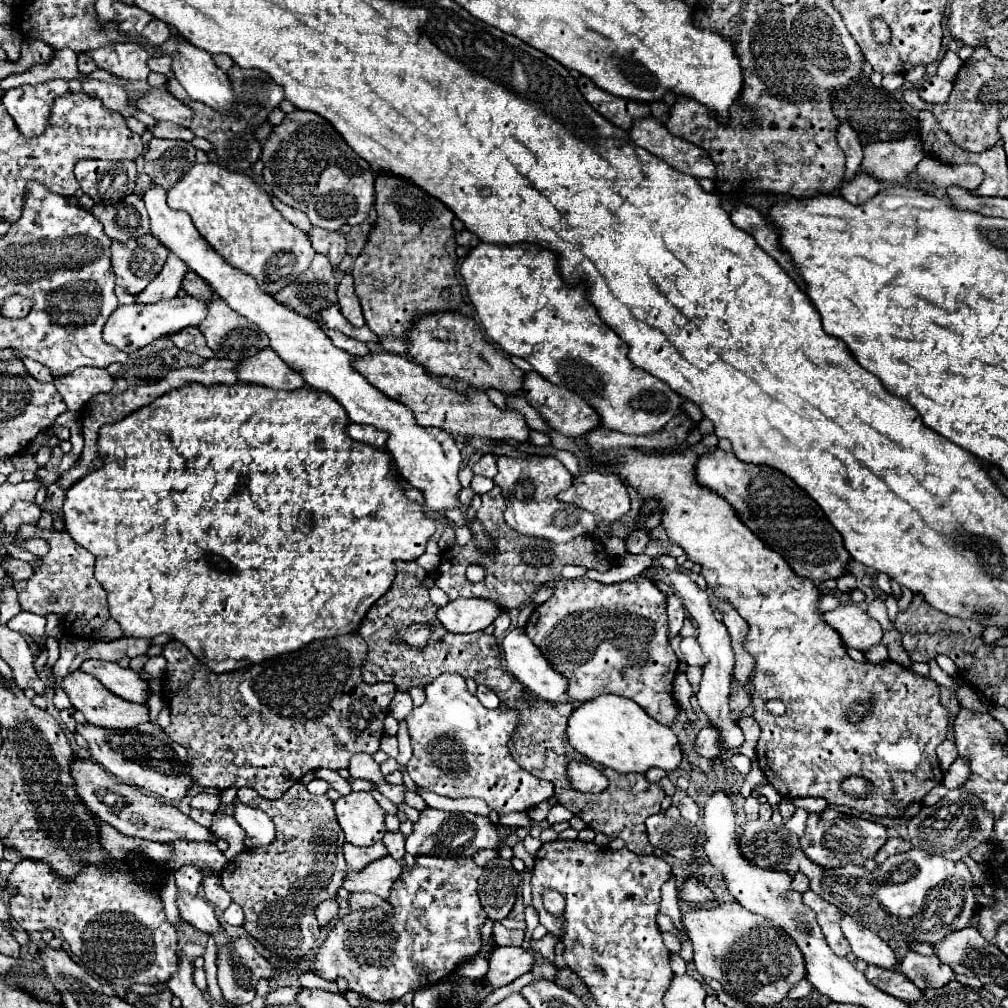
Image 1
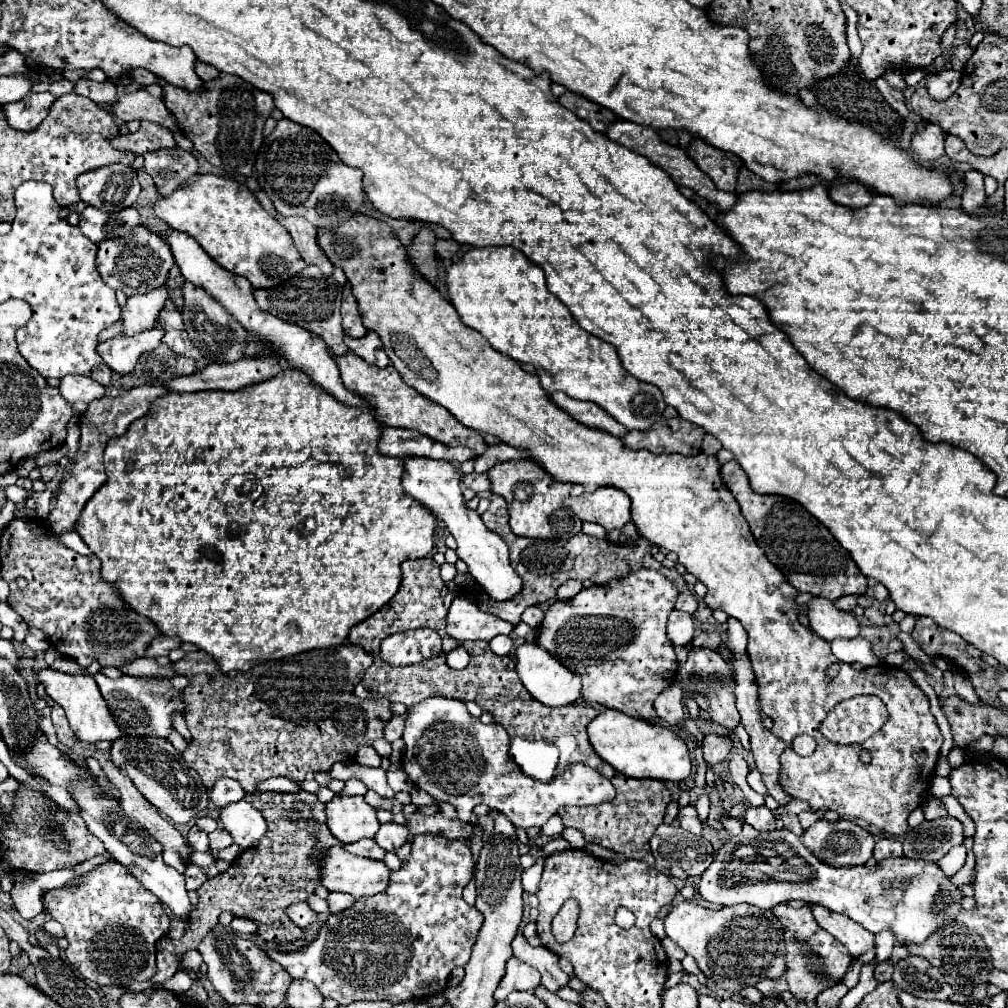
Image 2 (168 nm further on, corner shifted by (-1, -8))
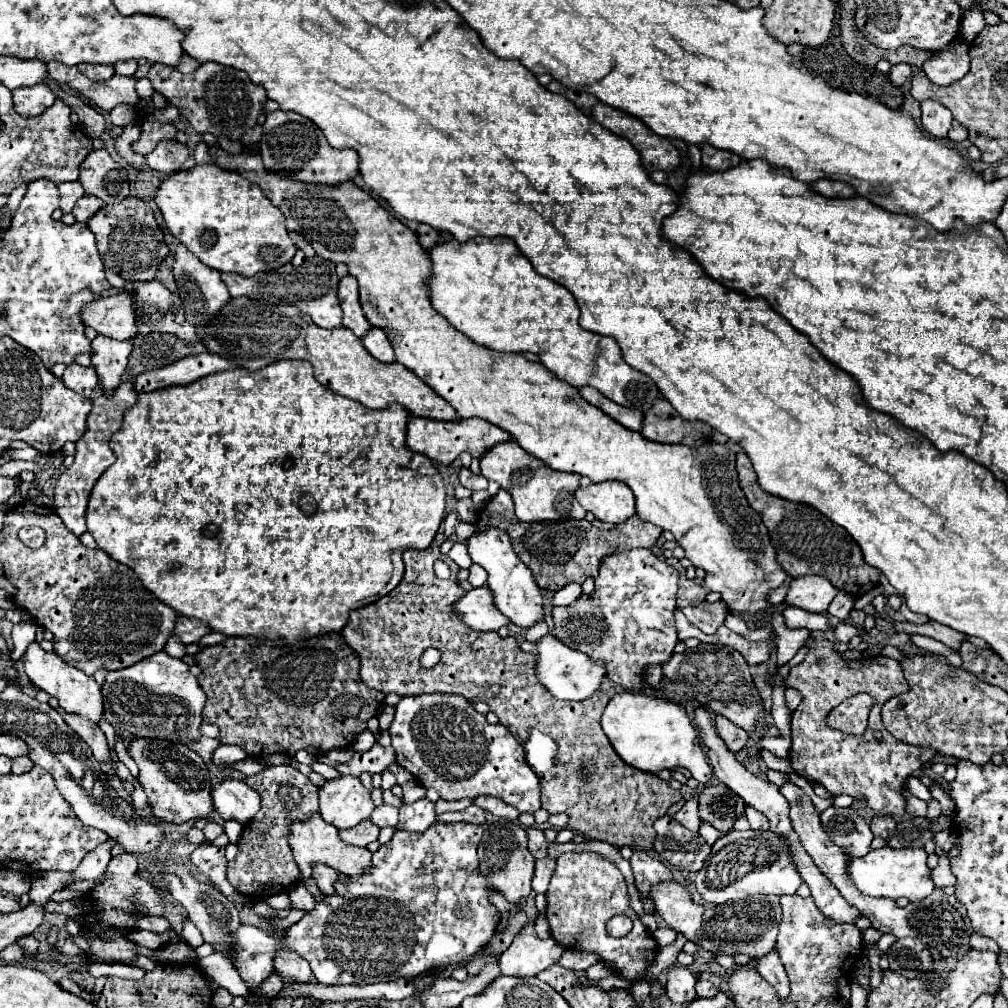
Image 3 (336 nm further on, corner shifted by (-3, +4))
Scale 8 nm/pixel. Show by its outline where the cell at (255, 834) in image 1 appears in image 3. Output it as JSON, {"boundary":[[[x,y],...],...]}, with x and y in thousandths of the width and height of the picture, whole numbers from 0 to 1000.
{"boundary":[[[231,773],[219,775],[209,783],[209,791],[215,807],[223,814],[233,813],[239,818],[247,816],[259,803],[257,787],[249,783],[243,775],[231,775]]]}

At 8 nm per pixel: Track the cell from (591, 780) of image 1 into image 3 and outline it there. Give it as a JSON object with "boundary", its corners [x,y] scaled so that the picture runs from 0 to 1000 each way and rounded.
{"boundary":[[[420,688],[412,691],[400,691],[392,701],[392,713],[388,717],[388,733],[394,749],[394,757],[408,765],[422,781],[436,785],[439,793],[471,793],[475,789],[489,789],[509,799],[517,807],[531,807],[537,803],[537,775],[521,755],[517,737],[497,717],[487,719],[481,709],[473,707],[469,699],[457,689],[443,688]]]}

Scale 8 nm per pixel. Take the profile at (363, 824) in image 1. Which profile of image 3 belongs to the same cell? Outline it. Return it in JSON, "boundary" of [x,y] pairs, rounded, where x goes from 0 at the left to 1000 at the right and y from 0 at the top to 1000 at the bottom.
{"boundary":[[[342,769],[322,775],[316,783],[316,807],[334,822],[348,822],[366,813],[372,799],[356,771]]]}

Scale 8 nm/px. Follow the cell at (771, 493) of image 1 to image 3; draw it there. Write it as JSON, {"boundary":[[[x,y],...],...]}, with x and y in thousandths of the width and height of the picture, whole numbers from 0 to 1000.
{"boundary":[[[731,449],[731,469],[733,469],[733,481],[745,505],[749,505],[755,511],[759,523],[763,525],[763,533],[765,533],[765,539],[769,541],[773,561],[785,572],[818,570],[830,584],[840,588],[846,586],[844,590],[848,592],[854,592],[856,588],[870,582],[874,566],[864,561],[858,561],[852,541],[844,535],[844,531],[840,531],[836,523],[828,521],[826,517],[820,517],[818,511],[814,511],[811,505],[803,501],[797,501],[797,499],[789,501],[789,497],[781,497],[757,487],[751,481],[751,471],[739,449]]]}

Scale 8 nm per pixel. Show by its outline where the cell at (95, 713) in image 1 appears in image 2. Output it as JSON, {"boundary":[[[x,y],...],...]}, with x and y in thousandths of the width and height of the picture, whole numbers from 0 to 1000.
{"boundary":[[[47,662],[47,664],[39,664],[37,676],[45,682],[47,689],[57,699],[63,701],[66,715],[68,715],[68,719],[70,719],[70,723],[72,723],[72,727],[78,735],[96,737],[96,735],[102,735],[102,733],[106,733],[106,735],[118,733],[120,723],[114,719],[114,715],[108,707],[108,701],[104,699],[104,693],[100,691],[98,682],[94,680],[92,672],[88,672],[88,670],[66,670],[66,668],[61,668],[61,666]]]}

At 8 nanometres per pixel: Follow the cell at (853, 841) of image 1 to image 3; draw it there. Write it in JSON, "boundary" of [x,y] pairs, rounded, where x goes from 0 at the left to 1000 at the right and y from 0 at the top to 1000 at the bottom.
{"boundary":[[[822,801],[814,807],[814,820],[844,850],[860,848],[864,842],[866,826],[862,818],[844,801]]]}

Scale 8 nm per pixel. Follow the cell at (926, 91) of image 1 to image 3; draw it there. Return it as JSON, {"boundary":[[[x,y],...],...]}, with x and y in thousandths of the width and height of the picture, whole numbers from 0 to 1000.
{"boundary":[[[945,43],[939,49],[930,51],[924,59],[914,66],[918,74],[930,84],[943,84],[951,80],[961,70],[961,55],[959,43]]]}

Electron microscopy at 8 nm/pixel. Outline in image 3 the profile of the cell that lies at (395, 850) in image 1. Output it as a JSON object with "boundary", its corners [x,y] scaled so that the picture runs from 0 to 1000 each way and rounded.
{"boundary":[[[378,799],[374,801],[370,807],[368,807],[368,814],[374,818],[374,820],[394,820],[394,803],[388,801],[388,799]]]}

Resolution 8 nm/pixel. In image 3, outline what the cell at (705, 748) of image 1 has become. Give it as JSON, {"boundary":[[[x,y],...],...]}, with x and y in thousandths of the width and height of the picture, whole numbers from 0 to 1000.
{"boundary":[[[711,709],[709,721],[711,721],[711,727],[713,727],[713,731],[719,735],[719,739],[721,739],[723,745],[731,747],[731,745],[735,745],[737,741],[741,741],[743,729],[741,729],[741,725],[737,725],[735,721],[727,719],[725,715],[721,715],[721,713],[715,711],[715,709]]]}

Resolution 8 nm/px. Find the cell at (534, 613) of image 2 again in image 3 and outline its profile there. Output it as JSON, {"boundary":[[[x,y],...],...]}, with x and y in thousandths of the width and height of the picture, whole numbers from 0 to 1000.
{"boundary":[[[469,517],[467,521],[471,523],[471,529],[463,535],[465,553],[469,555],[469,559],[477,561],[483,566],[483,582],[487,584],[495,606],[499,606],[507,614],[507,618],[515,622],[527,622],[529,618],[539,614],[539,588],[533,582],[527,564],[507,545],[505,531],[499,525],[491,523],[477,525],[473,517]]]}

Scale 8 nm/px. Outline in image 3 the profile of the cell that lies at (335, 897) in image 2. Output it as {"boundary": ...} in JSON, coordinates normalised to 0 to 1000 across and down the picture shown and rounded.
{"boundary":[[[313,858],[311,870],[320,888],[332,888],[332,876],[338,872],[338,866],[328,862],[326,858]]]}

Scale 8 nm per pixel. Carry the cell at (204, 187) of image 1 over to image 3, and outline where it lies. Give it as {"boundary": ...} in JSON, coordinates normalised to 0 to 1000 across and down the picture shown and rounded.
{"boundary":[[[209,162],[182,168],[158,184],[154,201],[168,229],[209,267],[249,275],[257,269],[269,269],[287,261],[295,251],[283,227],[281,211],[253,182],[235,170],[225,170]]]}

